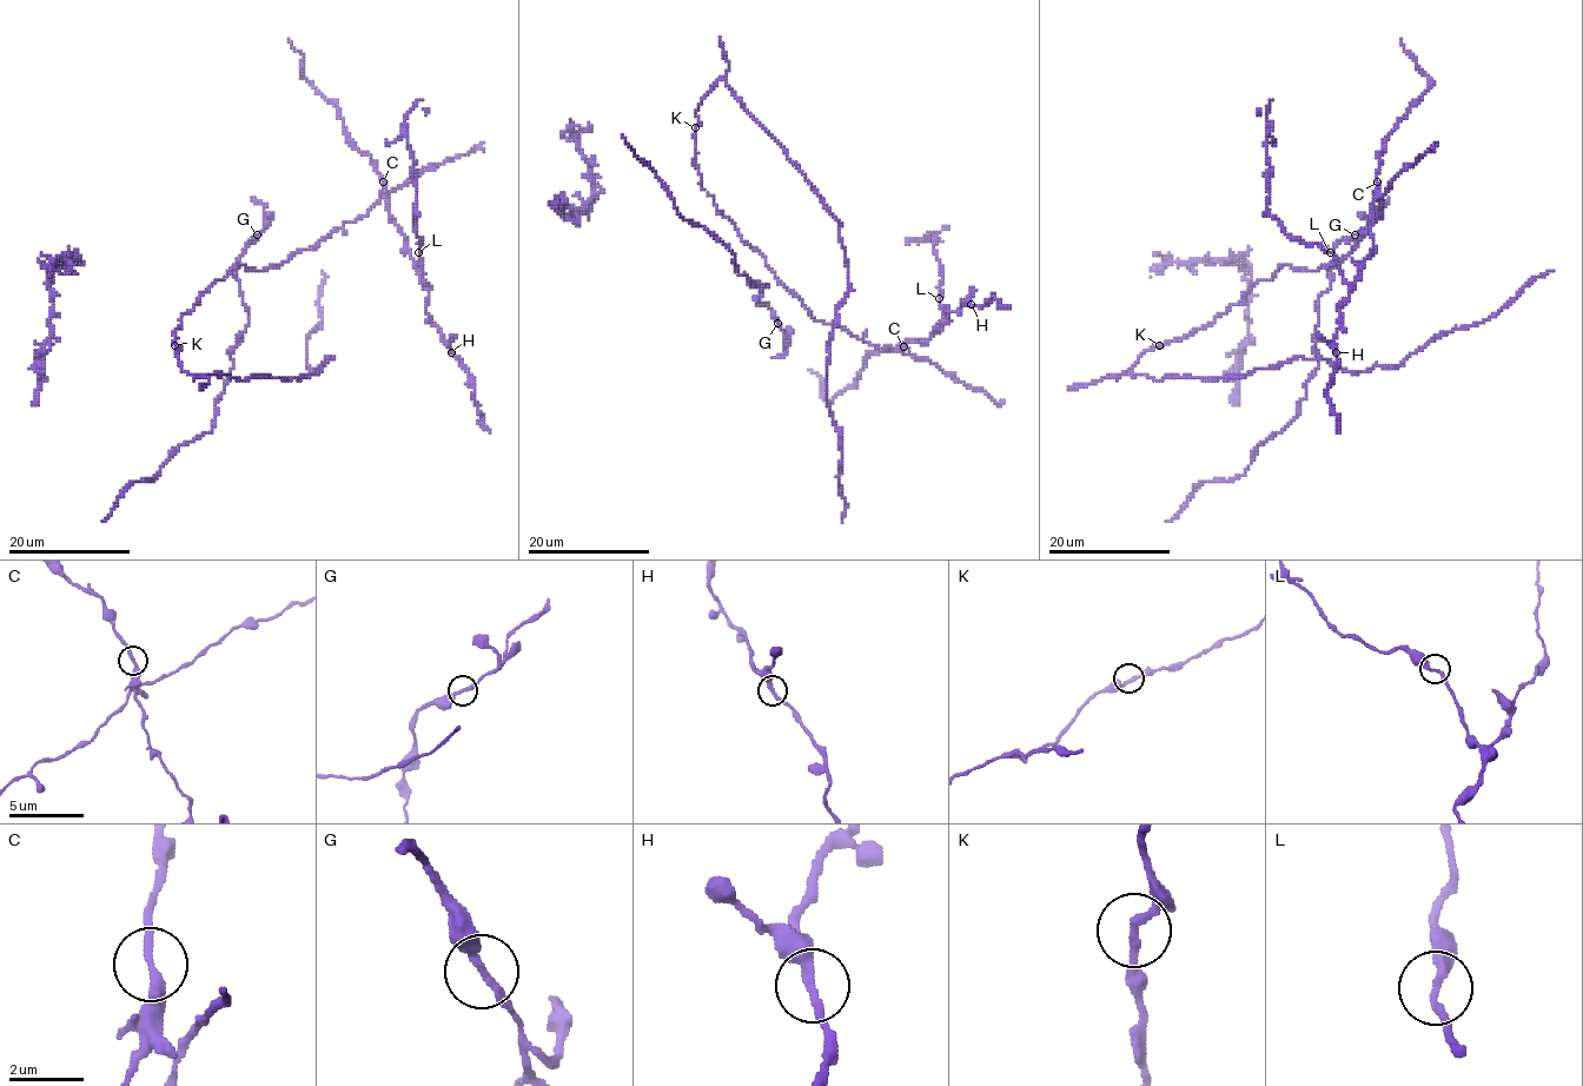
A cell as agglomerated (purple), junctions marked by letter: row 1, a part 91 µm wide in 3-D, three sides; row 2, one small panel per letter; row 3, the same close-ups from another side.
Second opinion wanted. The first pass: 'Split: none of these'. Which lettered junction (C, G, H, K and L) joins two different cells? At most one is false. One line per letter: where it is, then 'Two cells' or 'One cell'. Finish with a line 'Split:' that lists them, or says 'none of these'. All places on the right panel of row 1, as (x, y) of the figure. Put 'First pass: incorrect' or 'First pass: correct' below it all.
C: Place: (1377, 181). One cell
G: Place: (1355, 234). One cell
H: Place: (1336, 352). One cell
K: Place: (1159, 345). One cell
L: Place: (1330, 252). One cell
Split: none of these
First pass: correct

